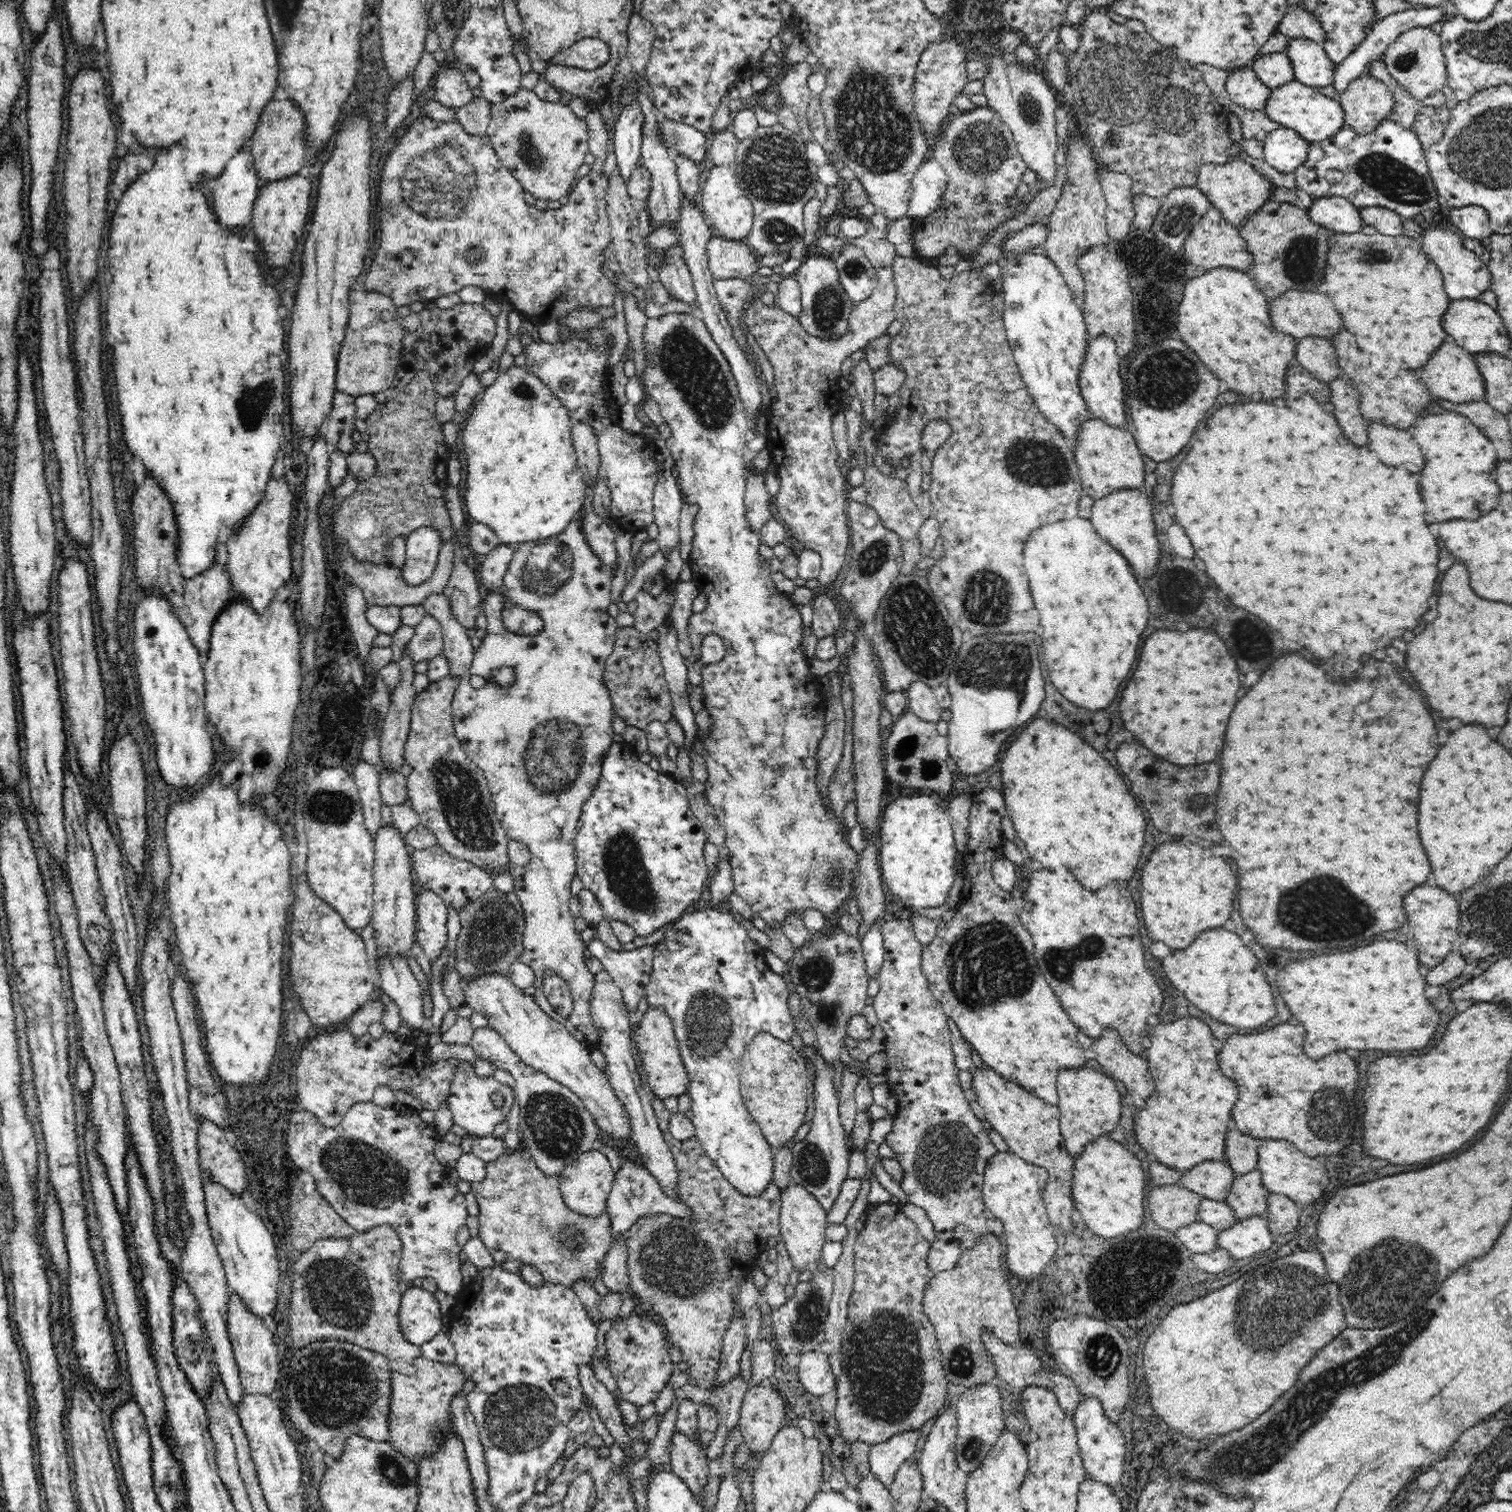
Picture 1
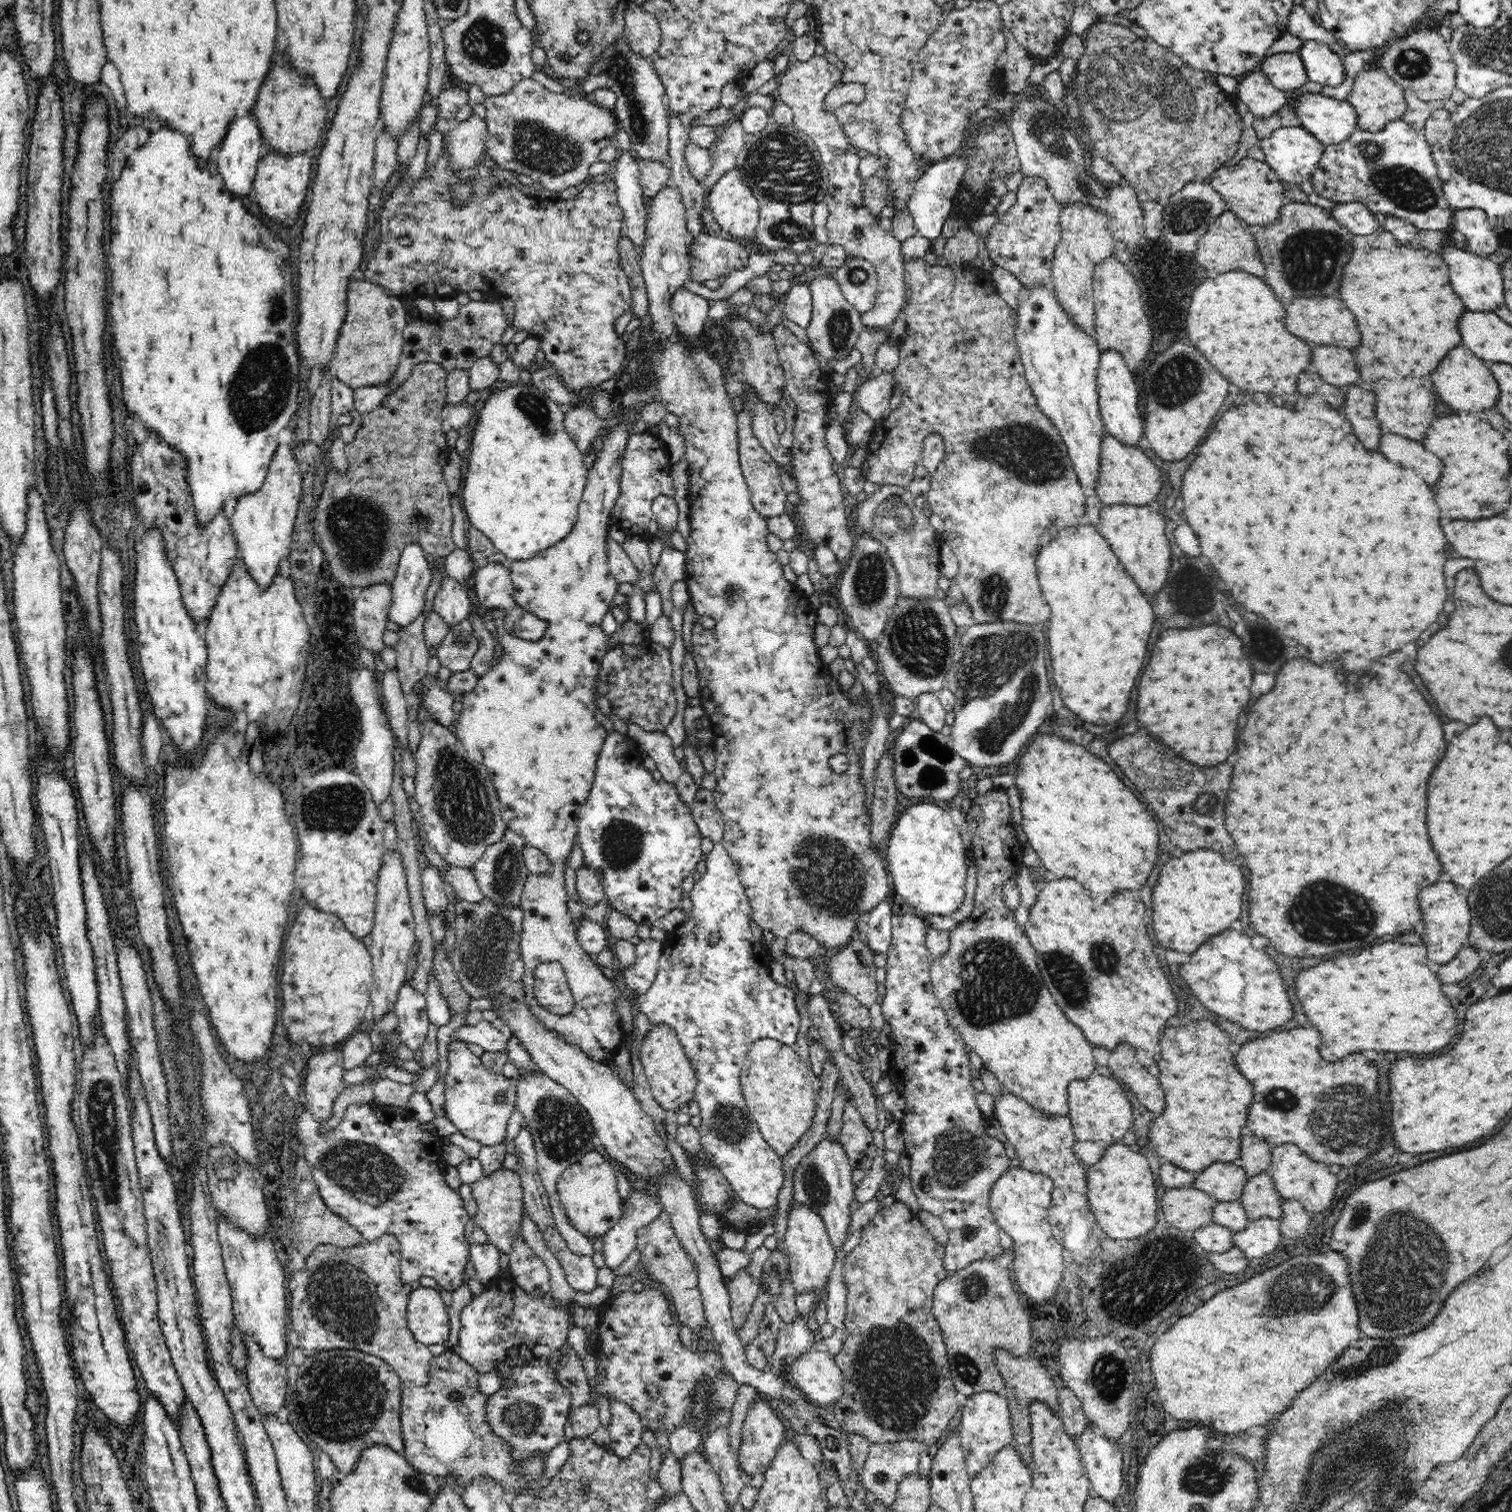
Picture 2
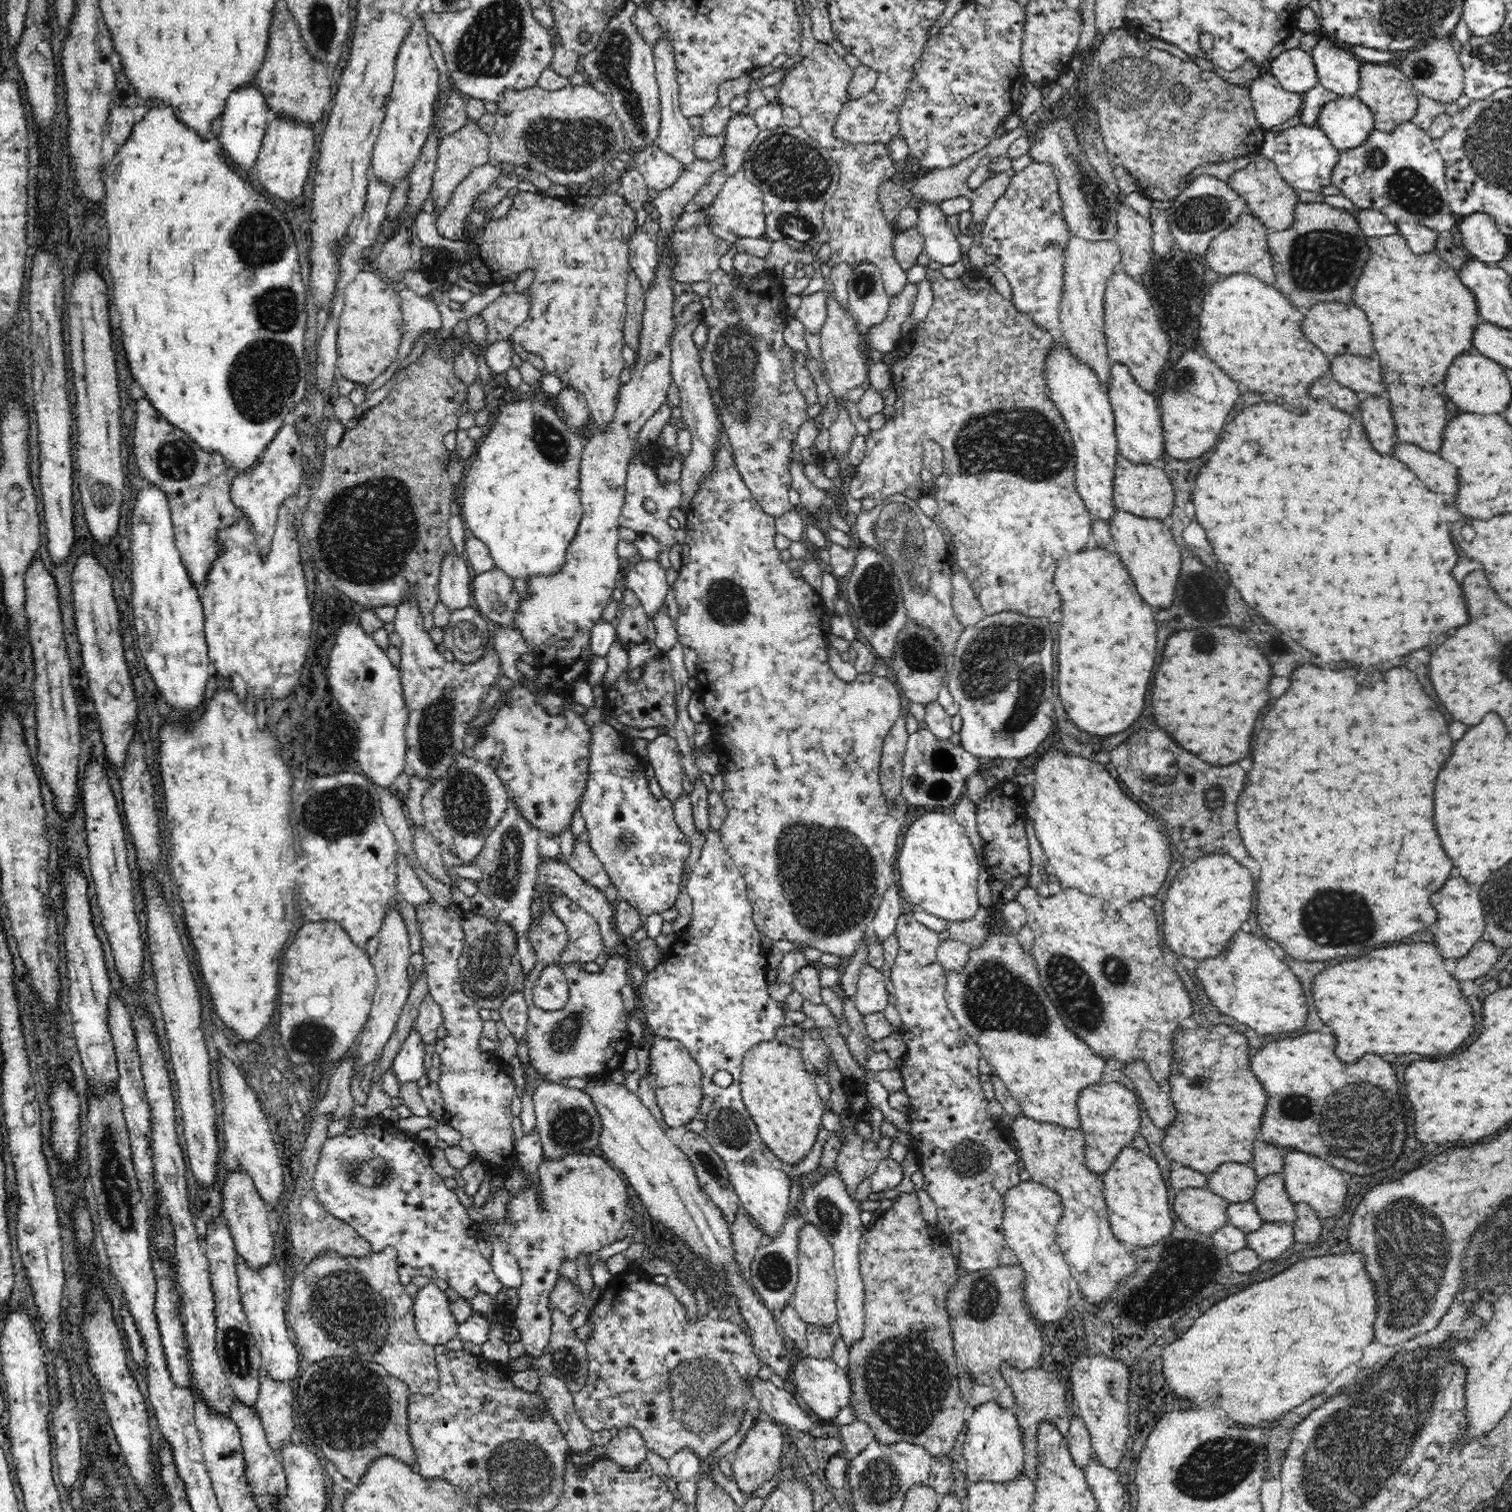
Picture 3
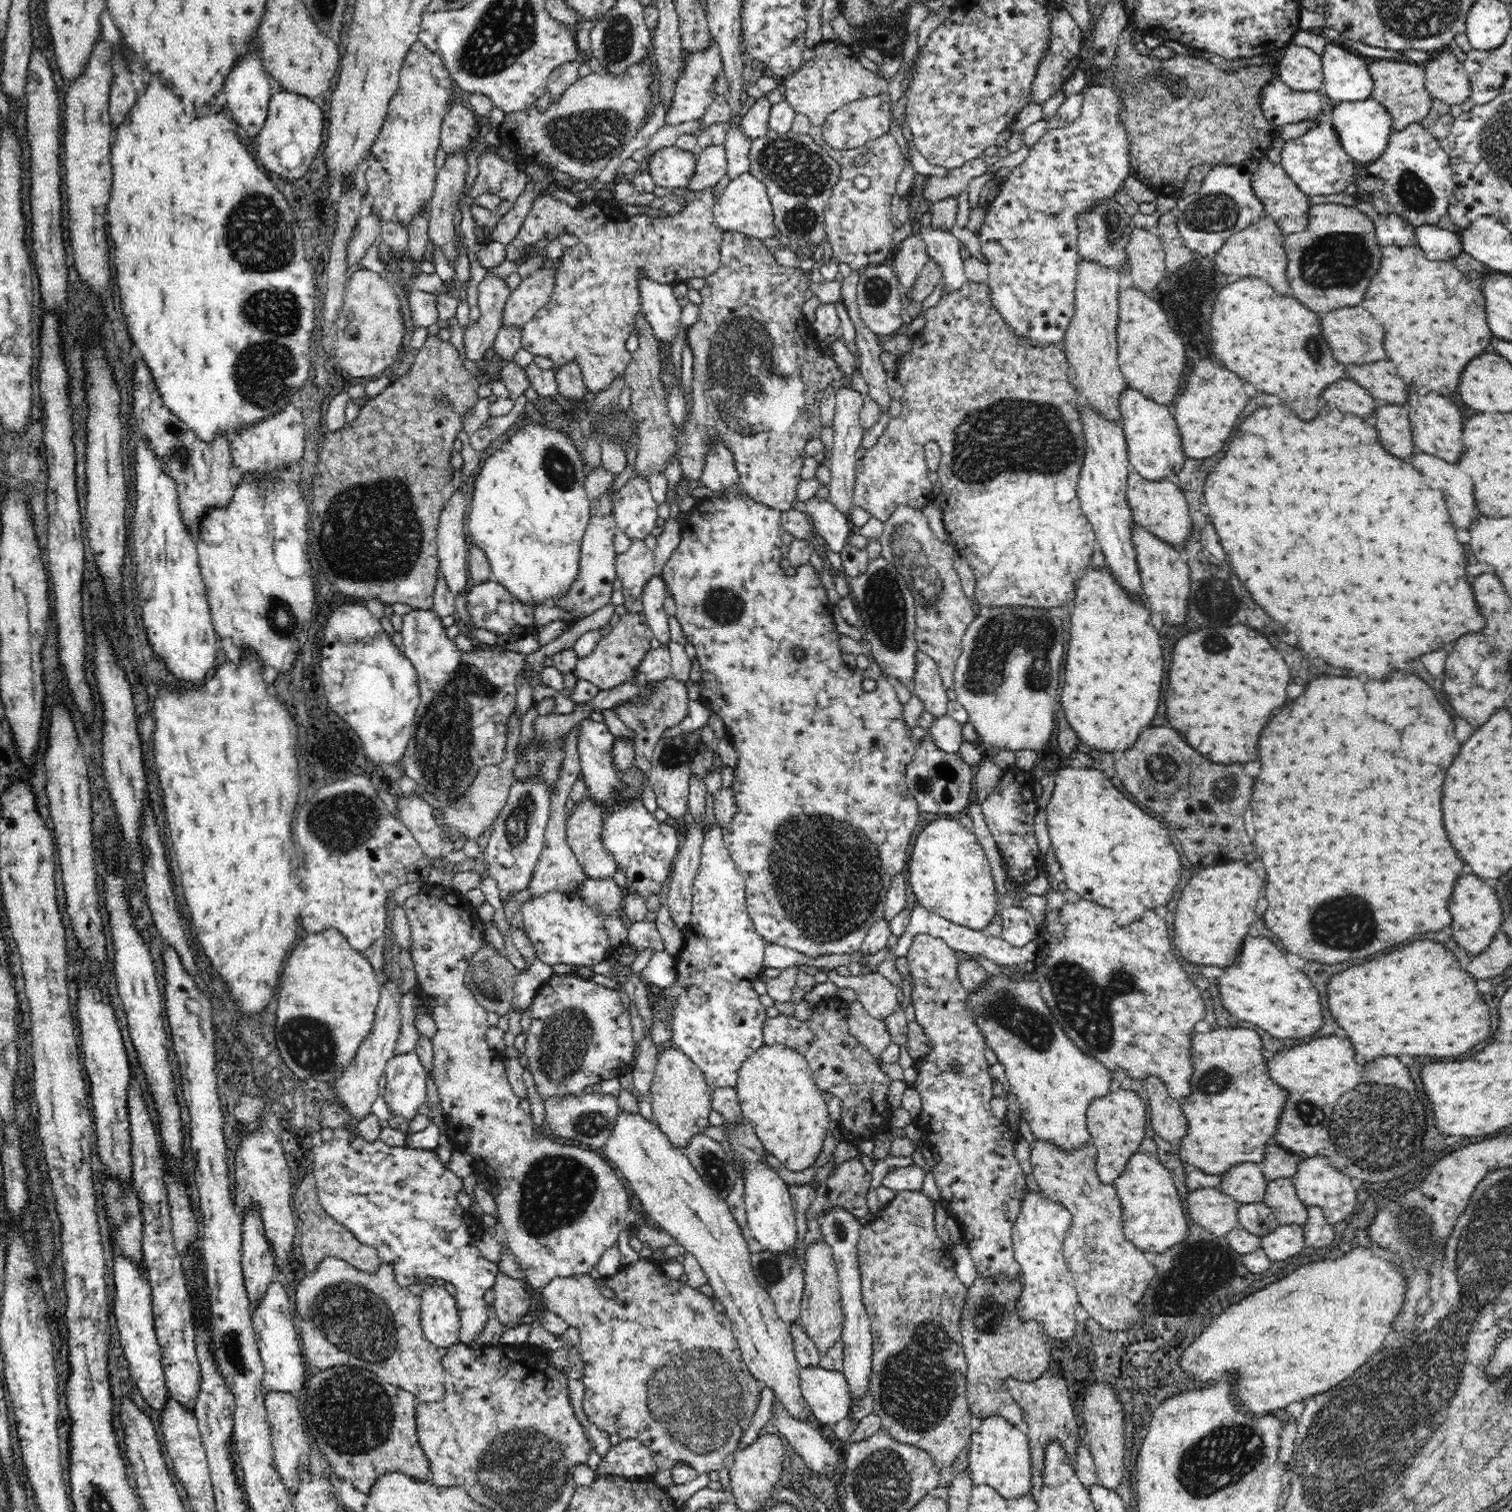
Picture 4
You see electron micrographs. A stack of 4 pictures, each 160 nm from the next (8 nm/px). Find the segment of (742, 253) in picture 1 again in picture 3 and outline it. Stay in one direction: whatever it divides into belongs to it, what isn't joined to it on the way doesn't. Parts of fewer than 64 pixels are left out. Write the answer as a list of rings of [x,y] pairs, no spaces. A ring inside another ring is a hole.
[[[708,225],[677,230],[668,241],[674,263],[672,279],[675,283],[689,285],[709,281],[712,272],[721,267],[721,258],[732,246],[728,241],[719,240]]]

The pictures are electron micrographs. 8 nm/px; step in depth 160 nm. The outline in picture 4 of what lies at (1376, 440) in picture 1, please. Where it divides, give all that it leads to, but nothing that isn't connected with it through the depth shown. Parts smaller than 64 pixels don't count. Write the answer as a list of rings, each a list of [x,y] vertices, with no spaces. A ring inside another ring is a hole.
[[[1414,454],[1414,466],[1424,474],[1430,488],[1444,492],[1450,518],[1458,530],[1468,530],[1470,522],[1480,514],[1474,514],[1474,492],[1470,490],[1470,476],[1458,466],[1444,462],[1442,458],[1428,454]]]

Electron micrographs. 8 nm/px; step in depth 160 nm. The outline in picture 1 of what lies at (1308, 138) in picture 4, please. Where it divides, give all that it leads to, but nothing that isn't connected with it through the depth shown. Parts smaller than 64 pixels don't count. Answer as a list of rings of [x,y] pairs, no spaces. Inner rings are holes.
[[[1286,127],[1276,128],[1263,140],[1263,159],[1278,172],[1294,172],[1306,159],[1310,141]]]

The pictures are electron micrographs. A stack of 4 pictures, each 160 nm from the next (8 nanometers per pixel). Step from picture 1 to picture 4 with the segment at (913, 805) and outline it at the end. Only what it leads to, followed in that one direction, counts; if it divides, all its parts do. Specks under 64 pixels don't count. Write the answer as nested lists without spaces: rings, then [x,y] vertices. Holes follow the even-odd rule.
[[[940,818],[918,834],[908,864],[908,884],[918,904],[960,926],[986,932],[998,906],[988,858],[974,832],[956,820]]]

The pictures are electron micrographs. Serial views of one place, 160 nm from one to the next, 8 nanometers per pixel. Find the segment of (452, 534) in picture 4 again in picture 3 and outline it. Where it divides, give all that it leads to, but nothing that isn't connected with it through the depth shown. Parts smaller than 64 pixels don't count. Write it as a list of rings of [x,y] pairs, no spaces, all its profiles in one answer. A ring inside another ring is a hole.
[[[450,553],[442,564],[439,578],[439,600],[448,606],[450,612],[469,606],[471,594],[469,563],[464,557],[458,557],[456,553]]]

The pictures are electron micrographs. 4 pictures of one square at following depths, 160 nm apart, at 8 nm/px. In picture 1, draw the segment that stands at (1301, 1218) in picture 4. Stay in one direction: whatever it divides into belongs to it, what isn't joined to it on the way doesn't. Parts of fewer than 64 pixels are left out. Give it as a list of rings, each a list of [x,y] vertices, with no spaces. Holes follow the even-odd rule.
[[[1258,1169],[1248,1171],[1244,1175],[1236,1175],[1225,1203],[1238,1220],[1250,1216],[1265,1216],[1268,1210],[1268,1192],[1262,1185],[1262,1174]]]

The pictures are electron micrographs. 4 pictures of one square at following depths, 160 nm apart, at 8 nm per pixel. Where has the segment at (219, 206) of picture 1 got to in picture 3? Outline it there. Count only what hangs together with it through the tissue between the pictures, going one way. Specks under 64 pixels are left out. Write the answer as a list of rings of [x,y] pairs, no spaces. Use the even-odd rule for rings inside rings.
[[[255,84],[246,85],[242,88],[242,94],[234,94],[234,98],[230,98],[230,106],[225,106],[222,111],[220,120],[222,128],[220,128],[220,136],[218,140],[222,142],[222,148],[226,152],[226,156],[238,164],[240,170],[251,170],[255,165],[259,150],[262,146],[266,129],[269,128],[271,114],[266,106],[266,101],[262,98]]]

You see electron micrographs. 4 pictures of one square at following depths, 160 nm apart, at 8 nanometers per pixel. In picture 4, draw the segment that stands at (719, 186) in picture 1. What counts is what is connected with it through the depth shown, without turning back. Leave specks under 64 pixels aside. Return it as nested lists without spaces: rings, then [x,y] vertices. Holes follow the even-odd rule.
[[[744,172],[729,182],[717,199],[713,216],[716,224],[724,232],[741,233],[757,240],[777,237],[774,212],[766,185],[750,172]]]

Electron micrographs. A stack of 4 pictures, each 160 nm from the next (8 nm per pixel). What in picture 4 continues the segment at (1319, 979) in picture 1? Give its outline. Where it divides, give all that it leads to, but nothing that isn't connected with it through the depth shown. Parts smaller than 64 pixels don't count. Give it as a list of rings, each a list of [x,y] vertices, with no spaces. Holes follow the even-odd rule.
[[[1432,940],[1412,942],[1412,944],[1408,944],[1408,946],[1404,946],[1404,948],[1396,950],[1396,952],[1390,952],[1390,954],[1380,956],[1376,960],[1370,960],[1364,966],[1352,966],[1352,970],[1344,970],[1344,972],[1332,976],[1330,982],[1328,982],[1328,1008],[1330,1008],[1332,1016],[1338,1018],[1340,1026],[1352,1036],[1358,1062],[1366,1062],[1366,1060],[1376,1058],[1376,1056],[1400,1056],[1400,1054],[1408,1054],[1408,1056],[1440,1056],[1440,1058],[1458,1056],[1458,1054],[1470,1052],[1478,1042],[1484,1042],[1492,1034],[1492,1028],[1490,1028],[1492,1026],[1490,1008],[1482,1000],[1482,994],[1476,990],[1476,980],[1464,968],[1460,968],[1458,958],[1448,948],[1444,948],[1442,944],[1432,942]]]

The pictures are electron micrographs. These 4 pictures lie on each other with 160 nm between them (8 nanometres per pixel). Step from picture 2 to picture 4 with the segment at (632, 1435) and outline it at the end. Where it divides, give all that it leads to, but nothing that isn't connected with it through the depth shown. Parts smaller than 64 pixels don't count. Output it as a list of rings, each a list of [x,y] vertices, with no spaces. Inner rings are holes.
[[[636,1439],[622,1440],[617,1446],[611,1447],[605,1457],[600,1460],[596,1475],[617,1475],[618,1477],[653,1477],[656,1472],[654,1454]]]

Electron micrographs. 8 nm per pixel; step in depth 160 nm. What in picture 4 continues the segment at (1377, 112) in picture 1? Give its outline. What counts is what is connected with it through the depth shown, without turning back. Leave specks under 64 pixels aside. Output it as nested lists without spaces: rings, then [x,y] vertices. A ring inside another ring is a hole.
[[[1379,59],[1369,62],[1367,66],[1374,86],[1371,87],[1370,97],[1378,101],[1386,109],[1390,116],[1390,126],[1395,131],[1404,130],[1410,123],[1420,123],[1428,112],[1432,97],[1427,92],[1423,70],[1418,63],[1406,62],[1406,60]]]

